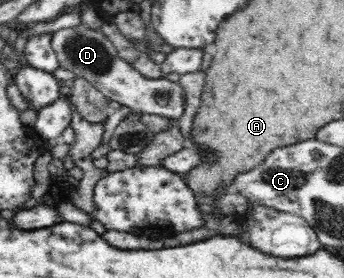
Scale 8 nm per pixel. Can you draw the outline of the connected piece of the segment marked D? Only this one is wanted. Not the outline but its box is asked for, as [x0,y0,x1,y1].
[52,25,186,120]

